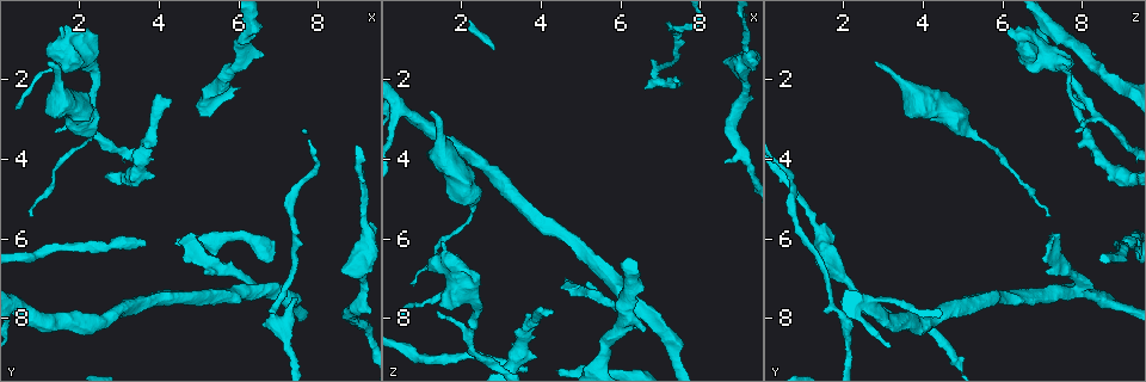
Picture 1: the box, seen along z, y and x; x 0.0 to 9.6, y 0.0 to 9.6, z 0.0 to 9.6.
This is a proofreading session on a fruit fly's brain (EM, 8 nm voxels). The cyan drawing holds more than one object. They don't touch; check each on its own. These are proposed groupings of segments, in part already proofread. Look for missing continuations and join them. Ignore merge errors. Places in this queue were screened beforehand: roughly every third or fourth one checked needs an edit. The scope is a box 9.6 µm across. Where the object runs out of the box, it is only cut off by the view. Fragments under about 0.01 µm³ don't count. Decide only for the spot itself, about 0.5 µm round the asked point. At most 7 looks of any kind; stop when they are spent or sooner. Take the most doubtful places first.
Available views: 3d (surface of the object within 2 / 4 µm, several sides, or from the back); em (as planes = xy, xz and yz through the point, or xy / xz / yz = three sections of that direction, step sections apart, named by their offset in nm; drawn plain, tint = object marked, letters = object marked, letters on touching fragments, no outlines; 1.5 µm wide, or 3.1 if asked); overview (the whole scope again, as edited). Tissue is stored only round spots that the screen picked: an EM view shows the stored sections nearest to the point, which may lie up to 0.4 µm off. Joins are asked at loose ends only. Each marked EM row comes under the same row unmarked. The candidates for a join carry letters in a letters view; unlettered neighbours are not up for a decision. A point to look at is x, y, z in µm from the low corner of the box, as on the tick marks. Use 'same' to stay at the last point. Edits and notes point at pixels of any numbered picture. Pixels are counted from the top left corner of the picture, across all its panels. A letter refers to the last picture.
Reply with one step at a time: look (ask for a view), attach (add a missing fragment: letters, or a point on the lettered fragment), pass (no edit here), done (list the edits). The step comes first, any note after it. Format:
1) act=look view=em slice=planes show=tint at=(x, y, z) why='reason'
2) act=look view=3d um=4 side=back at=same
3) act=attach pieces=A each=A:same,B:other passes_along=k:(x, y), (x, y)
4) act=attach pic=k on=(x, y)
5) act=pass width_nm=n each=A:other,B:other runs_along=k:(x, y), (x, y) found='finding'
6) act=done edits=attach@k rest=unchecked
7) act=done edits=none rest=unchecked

act=look view=3d um=2 at=(1.20, 1.55, 2.80) why='branch stops here'

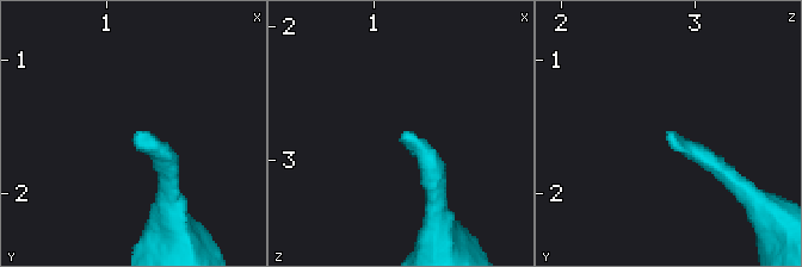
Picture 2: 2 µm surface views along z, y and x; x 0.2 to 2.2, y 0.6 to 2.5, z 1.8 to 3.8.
act=look view=em slice=planes show=letters at=(1.24, 1.56, 2.82)

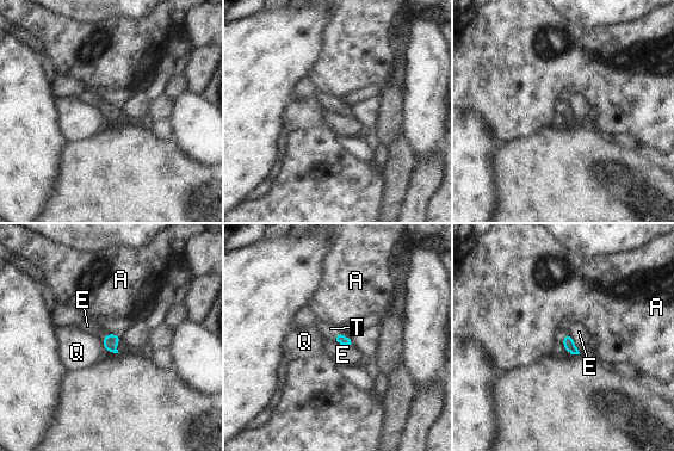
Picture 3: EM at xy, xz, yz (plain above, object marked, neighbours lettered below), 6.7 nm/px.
act=attach pieces=T each=A:other,E:other,Q:other,T:same passes_along=3:(568, 341), (563, 337), (560, 333) found='it goes on there'

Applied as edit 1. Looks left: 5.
act=look view=em slice=yz step=4 show=tint at=(7.45, 7.40, 2.10) why='branch stops here'

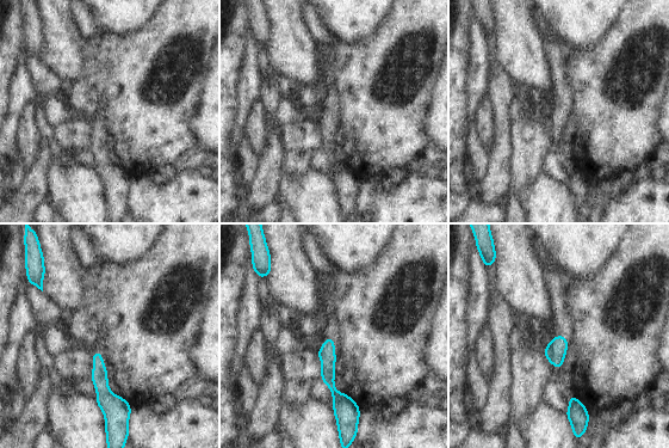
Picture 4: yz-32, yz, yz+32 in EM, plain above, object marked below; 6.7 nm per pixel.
act=look view=em slice=xy step=8 show=letters at=same

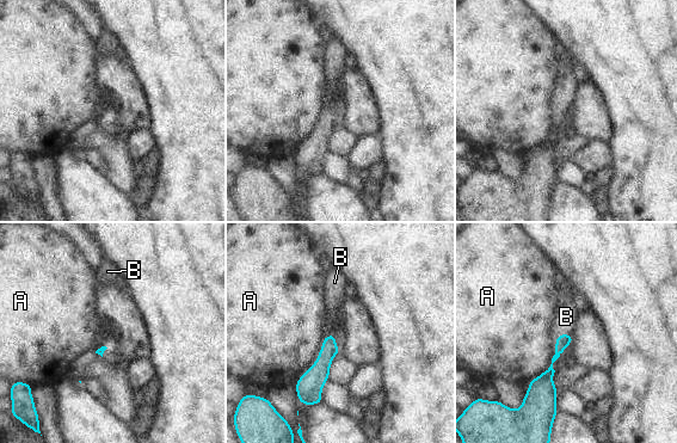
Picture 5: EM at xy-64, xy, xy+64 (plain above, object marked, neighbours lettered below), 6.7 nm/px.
act=attach pieces=B each=A:other,B:same passes_along=5:(562, 340), (557, 338), (566, 317) found='the cell continues'

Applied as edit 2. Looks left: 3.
act=look view=em slice=xy step=4 show=letters at=(1.55, 0.70, 6.10) why='stops while still wide'

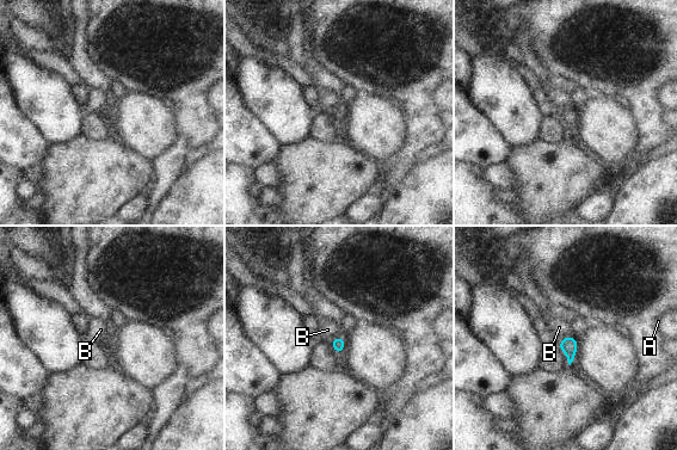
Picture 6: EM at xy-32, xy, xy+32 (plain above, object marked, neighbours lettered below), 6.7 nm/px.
act=look view=em slice=planes show=letters at=same why='cut it another way'

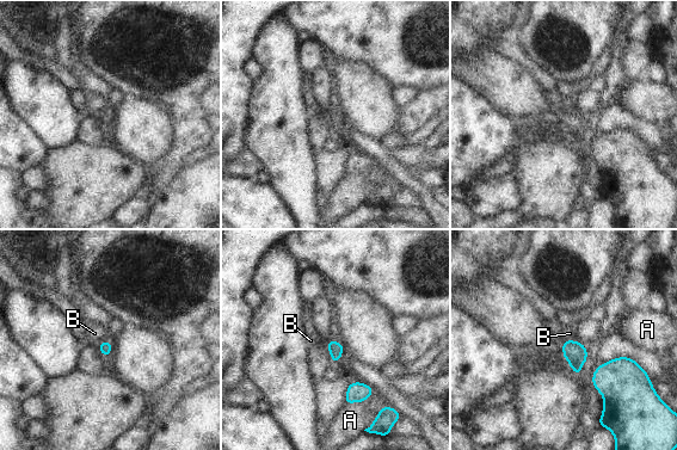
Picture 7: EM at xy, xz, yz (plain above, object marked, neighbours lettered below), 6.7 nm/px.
act=pass longest_contact=A:220nm each=A:other,B:other border=7:(574, 339), (565, 339), (562, 341) found='none of them fits'

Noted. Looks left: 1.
act=done edits=attach@3,attach@5 rest=unchecked

